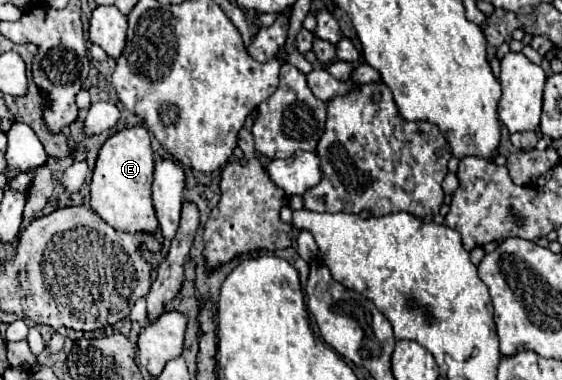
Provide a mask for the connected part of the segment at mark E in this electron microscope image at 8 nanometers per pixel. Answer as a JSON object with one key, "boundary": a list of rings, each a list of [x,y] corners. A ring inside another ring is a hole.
{"boundary":[[[130,126],[110,136],[100,152],[90,182],[92,210],[114,230],[120,232],[154,232],[158,228],[152,206],[154,160],[150,136],[144,126]]]}

